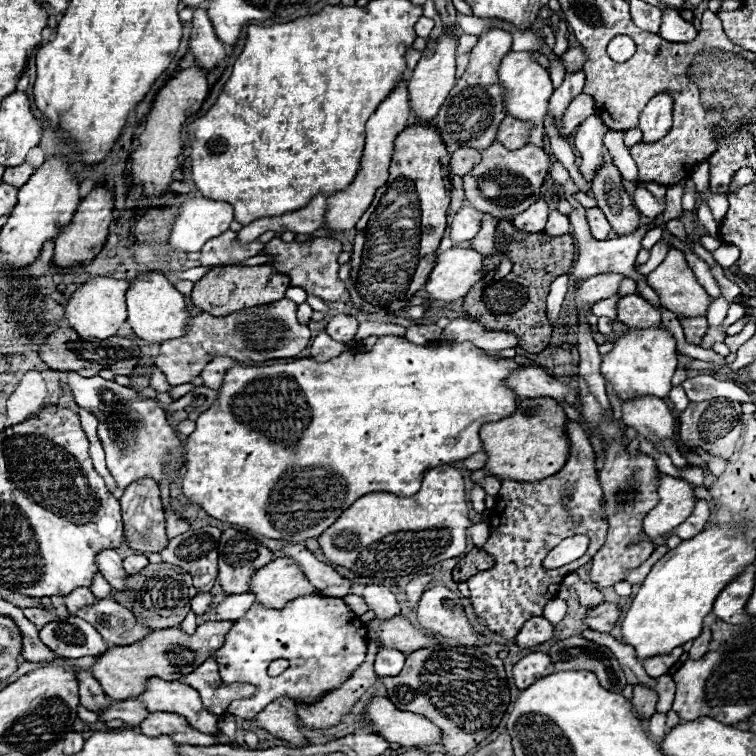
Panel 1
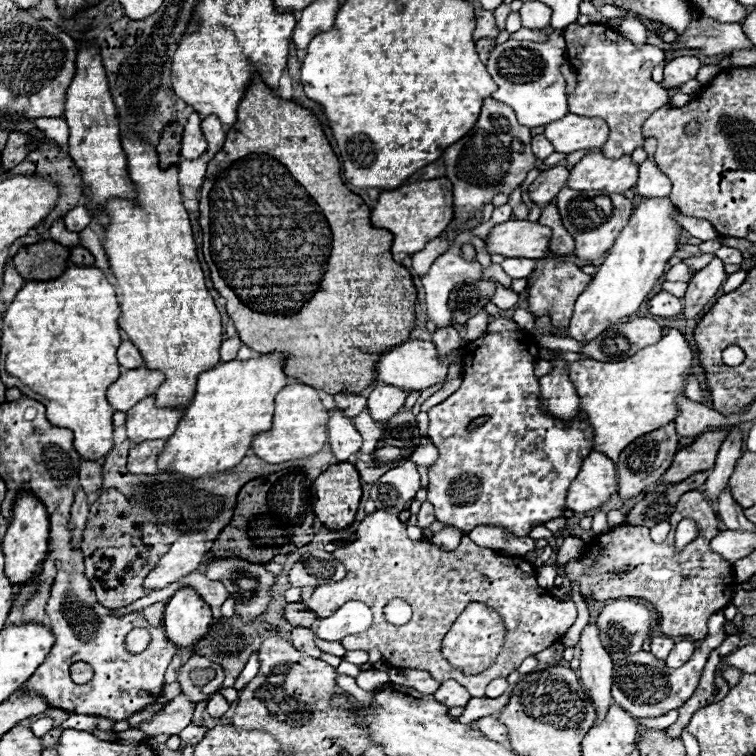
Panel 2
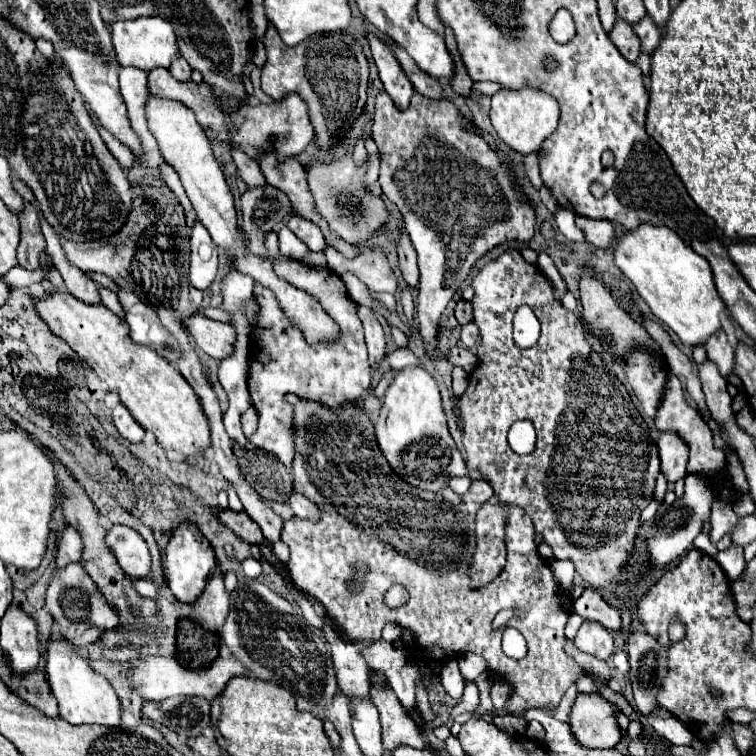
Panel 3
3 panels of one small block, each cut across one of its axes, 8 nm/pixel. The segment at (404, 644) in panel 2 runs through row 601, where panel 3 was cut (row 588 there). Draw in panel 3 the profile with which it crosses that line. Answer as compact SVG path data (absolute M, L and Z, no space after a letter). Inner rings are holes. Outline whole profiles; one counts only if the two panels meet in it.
M298 396L292 400L292 406L294 406L294 446L296 446L296 456L294 456L294 460L292 460L292 466L290 466L290 476L292 476L292 480L294 480L294 482L292 482L292 488L294 488L294 492L298 492L298 494L310 498L316 506L320 506L320 508L318 508L318 510L320 510L320 518L318 518L318 520L300 520L300 518L292 518L292 520L284 522L284 526L282 526L282 540L290 546L288 570L290 570L290 576L292 576L294 584L300 586L300 588L304 588L304 590L308 590L308 592L312 592L312 594L322 602L322 606L326 608L328 616L336 622L338 630L340 630L340 632L344 634L344 638L350 640L350 642L360 642L360 640L362 640L362 642L366 642L366 640L374 642L374 640L380 640L380 634L382 634L384 624L396 622L396 624L400 624L402 628L408 628L408 630L412 630L412 632L416 634L416 640L418 640L418 644L420 644L420 649L430 660L439 661L443 664L443 660L446 663L448 660L456 658L462 653L476 652L476 654L482 654L484 660L488 660L490 670L502 674L502 676L506 678L506 682L512 686L512 696L510 696L508 702L506 702L506 708L508 708L508 710L512 710L512 712L524 712L524 710L528 710L528 708L548 708L548 710L556 708L558 702L560 702L560 698L562 698L562 694L566 692L566 688L568 688L570 684L574 684L574 682L584 674L584 670L582 670L572 658L568 658L566 652L564 652L564 640L566 640L566 638L564 638L564 626L566 626L568 612L558 604L560 584L554 580L548 562L538 554L538 546L534 544L534 536L536 536L536 534L534 534L532 520L530 520L522 510L518 512L518 524L516 524L516 526L514 526L514 524L508 526L508 540L506 540L506 542L508 542L508 562L506 562L506 568L504 568L504 570L500 572L500 576L494 578L488 586L470 588L470 566L468 566L470 562L468 562L468 558L472 558L472 554L476 552L476 534L474 534L474 522L470 520L470 516L476 516L476 510L494 494L494 492L492 492L492 486L490 486L488 482L484 482L484 480L474 480L472 486L470 486L470 490L468 490L466 494L462 494L462 496L456 494L454 490L446 488L446 490L440 490L440 492L436 494L434 500L428 500L428 502L426 502L426 508L424 508L424 506L422 506L422 508L410 506L410 512L408 512L408 514L404 512L404 514L398 516L398 488L400 488L400 486L410 486L410 484L408 484L404 478L400 478L400 476L390 468L388 460L384 458L384 454L382 454L382 450L380 450L380 446L378 446L378 442L376 442L374 424L372 424L368 412L364 410L364 406L360 406L360 402L356 402L356 404L346 402L346 406L334 406L334 408L330 408L330 406L324 406L322 402L304 400L304 398L298 398ZM358 562L366 564L368 570L366 570L366 574L364 574L364 580L362 580L364 584L362 584L362 588L360 588L358 592L350 592L348 586L350 586L350 582L352 582L352 574L356 572L356 564L358 564ZM394 584L404 586L404 588L408 590L408 594L410 594L408 602L404 604L404 608L388 608L386 602L384 602L384 594L386 594ZM502 608L518 608L518 610L522 610L516 618L512 618L512 620L516 620L516 630L520 630L522 636L524 636L526 642L528 642L528 654L526 654L526 658L522 658L522 660L512 660L512 658L508 658L508 656L502 652L502 646L500 646L500 642L502 642L502 632L492 628L492 620L494 620L496 612L502 610Z

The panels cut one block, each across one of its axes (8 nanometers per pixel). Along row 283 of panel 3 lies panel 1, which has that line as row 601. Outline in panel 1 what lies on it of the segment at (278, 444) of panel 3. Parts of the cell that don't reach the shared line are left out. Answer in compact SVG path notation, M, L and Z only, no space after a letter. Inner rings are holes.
M312 594L312 596L294 598L292 602L288 602L280 610L264 608L264 606L260 606L256 602L246 612L244 618L240 618L238 622L234 622L234 626L226 634L224 646L214 652L216 662L220 666L220 678L224 680L224 684L248 682L248 684L254 684L258 688L258 692L252 698L234 700L228 706L228 714L234 714L238 718L250 720L260 710L264 710L264 706L268 706L270 702L274 702L280 696L288 696L294 702L314 702L314 700L318 700L328 690L340 686L364 662L364 656L366 656L366 640L368 640L368 636L366 636L364 624L360 622L360 618L356 614L350 612L350 608L340 598ZM276 658L286 658L290 662L290 666L278 678L270 678L266 674L266 668Z

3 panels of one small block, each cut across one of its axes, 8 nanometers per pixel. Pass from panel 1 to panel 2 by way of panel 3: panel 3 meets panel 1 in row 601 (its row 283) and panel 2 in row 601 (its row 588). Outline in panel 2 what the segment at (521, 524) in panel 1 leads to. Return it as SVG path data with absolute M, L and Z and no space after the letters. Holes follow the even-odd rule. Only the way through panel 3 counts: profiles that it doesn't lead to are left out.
M692 490L678 500L676 510L670 516L670 524L672 530L662 544L652 542L648 528L630 524L596 536L582 558L566 564L566 576L570 580L578 580L580 592L598 602L644 598L658 612L660 632L666 636L690 636L692 640L702 640L708 632L708 618L726 608L732 600L732 592L736 590L734 568L710 548L710 540L720 532L720 522L700 490ZM682 518L694 518L700 526L700 536L678 552L674 546L674 532Z

